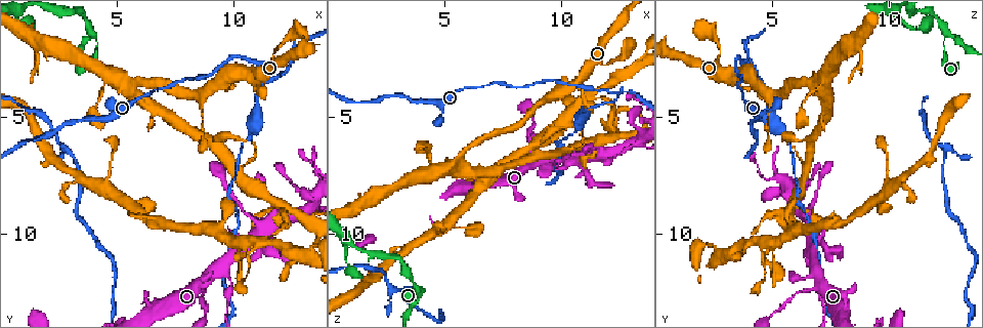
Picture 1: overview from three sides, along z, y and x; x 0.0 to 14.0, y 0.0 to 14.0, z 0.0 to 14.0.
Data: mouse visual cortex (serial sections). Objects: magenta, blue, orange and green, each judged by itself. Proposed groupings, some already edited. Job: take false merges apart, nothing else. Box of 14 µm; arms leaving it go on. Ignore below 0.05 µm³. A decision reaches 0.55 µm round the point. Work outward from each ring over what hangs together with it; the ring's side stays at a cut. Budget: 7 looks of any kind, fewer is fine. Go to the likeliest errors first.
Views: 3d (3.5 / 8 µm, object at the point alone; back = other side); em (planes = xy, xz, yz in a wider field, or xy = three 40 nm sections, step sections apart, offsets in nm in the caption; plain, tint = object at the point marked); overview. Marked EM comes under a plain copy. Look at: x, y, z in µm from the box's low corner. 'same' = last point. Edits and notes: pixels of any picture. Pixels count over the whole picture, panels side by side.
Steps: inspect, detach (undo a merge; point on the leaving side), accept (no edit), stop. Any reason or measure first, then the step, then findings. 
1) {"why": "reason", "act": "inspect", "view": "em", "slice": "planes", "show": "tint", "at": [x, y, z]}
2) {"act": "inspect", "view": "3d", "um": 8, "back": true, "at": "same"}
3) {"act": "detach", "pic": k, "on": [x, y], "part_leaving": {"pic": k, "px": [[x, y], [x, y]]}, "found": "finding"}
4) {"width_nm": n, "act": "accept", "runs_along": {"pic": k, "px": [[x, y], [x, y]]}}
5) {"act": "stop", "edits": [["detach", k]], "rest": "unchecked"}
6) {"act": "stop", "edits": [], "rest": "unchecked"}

{"why": "two arms in line, one across", "act": "inspect", "view": "em", "slice": "xy", "step": 3, "show": "tint", "at": [12.3, 2.5, 4.0]}

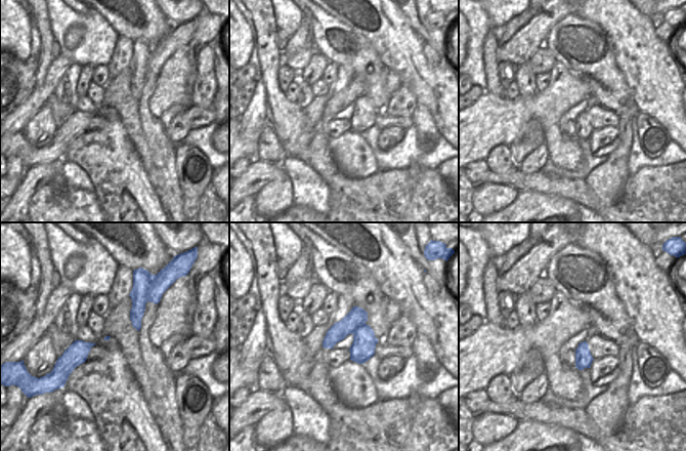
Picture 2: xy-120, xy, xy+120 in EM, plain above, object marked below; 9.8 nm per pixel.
{"act": "inspect", "view": "3d", "um": 3.5, "at": "same"}

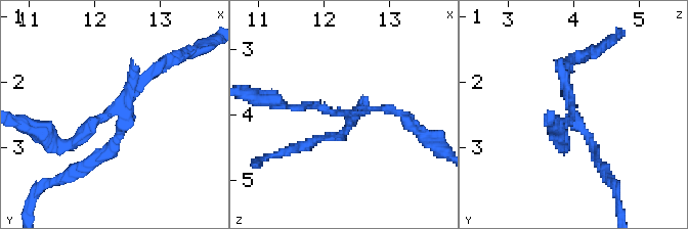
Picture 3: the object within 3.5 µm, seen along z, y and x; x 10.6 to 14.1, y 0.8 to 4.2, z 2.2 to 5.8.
{"arm_widths_nm": [100, 150, 150], "act": "detach", "pic": 3, "on": [93, 158], "part_leaving": {"pic": 3, "px": [[118, 134], [102, 156], [43, 187]]}, "found": "a second cell is stuck on"}

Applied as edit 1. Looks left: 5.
{"why": "redraw", "act": "inspect", "view": "overview"}

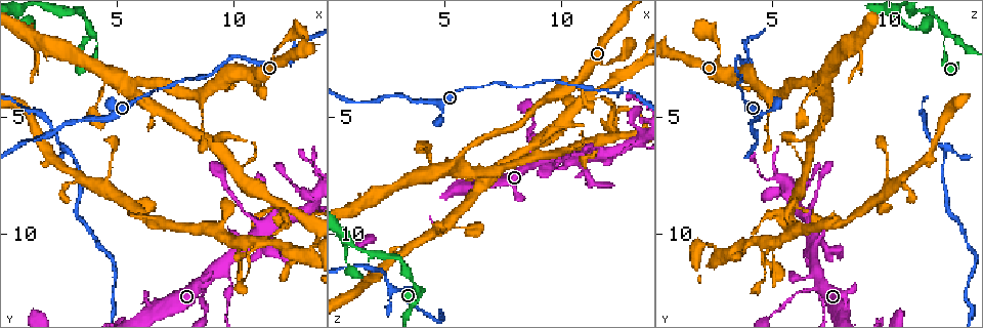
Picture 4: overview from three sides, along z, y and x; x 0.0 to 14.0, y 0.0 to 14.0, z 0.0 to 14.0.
{"why": "thin neck", "act": "inspect", "view": "3d", "um": 3.5, "at": [4.0, 1.5, 12.4]}

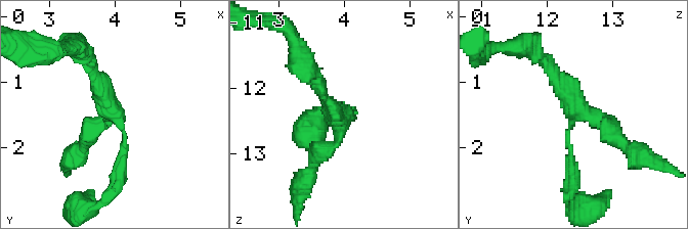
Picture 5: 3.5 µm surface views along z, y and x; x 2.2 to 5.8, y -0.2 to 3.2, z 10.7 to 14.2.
{"act": "accept", "runs_along": {"pic": 5, "px": [[118, 181], [124, 128], [89, 61]]}, "found": "all the same cell"}

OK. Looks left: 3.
{"why": "looks like a crossing", "act": "inspect", "view": "3d", "um": 8, "at": [9.3, 11.5, 6.9]}

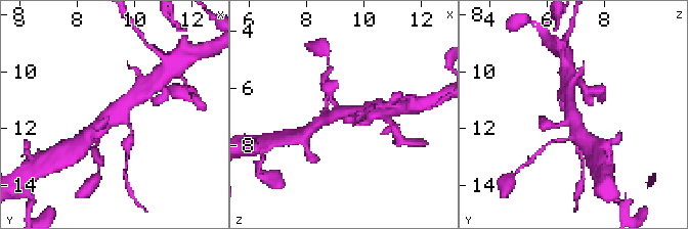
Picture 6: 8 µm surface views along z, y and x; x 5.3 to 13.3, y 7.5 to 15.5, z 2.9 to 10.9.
{"act": "inspect", "view": "3d", "um": 3.5, "at": [9.2, 11.5, 6.8]}

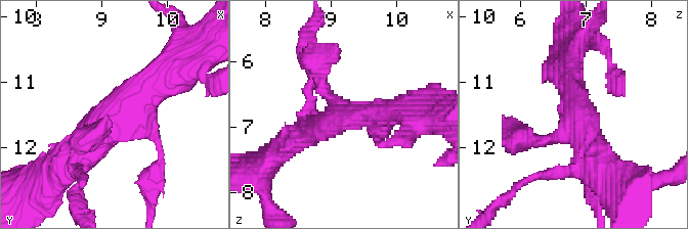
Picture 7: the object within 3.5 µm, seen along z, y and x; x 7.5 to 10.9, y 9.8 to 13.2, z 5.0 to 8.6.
{"act": "accept", "runs_along": {"pic": 7, "px": [[70, 164], [120, 113], [173, 79]]}, "found": "continuous, no second cell"}

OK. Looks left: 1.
{"act": "stop", "edits": [["detach", 3]], "rest": "unchecked"}

